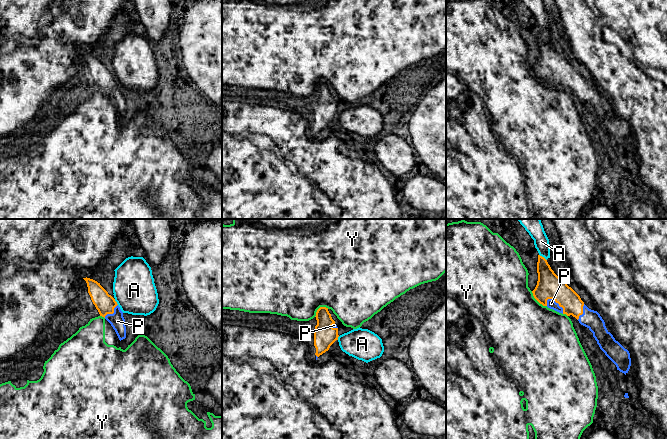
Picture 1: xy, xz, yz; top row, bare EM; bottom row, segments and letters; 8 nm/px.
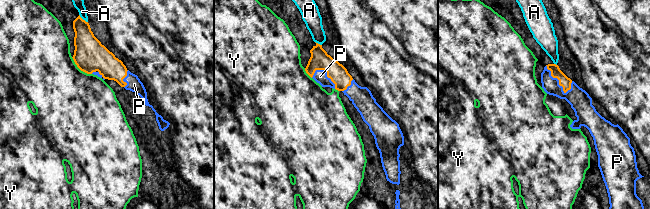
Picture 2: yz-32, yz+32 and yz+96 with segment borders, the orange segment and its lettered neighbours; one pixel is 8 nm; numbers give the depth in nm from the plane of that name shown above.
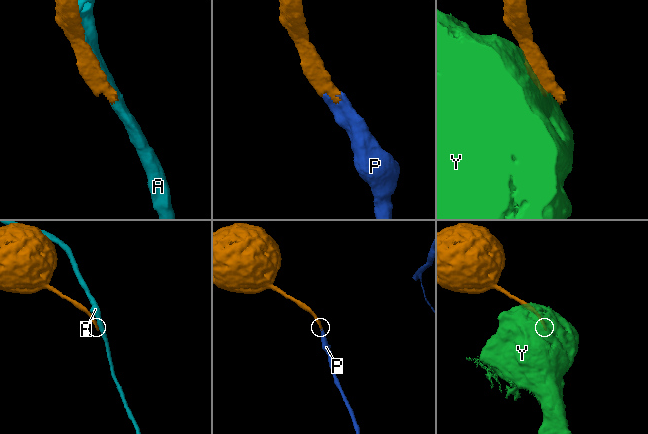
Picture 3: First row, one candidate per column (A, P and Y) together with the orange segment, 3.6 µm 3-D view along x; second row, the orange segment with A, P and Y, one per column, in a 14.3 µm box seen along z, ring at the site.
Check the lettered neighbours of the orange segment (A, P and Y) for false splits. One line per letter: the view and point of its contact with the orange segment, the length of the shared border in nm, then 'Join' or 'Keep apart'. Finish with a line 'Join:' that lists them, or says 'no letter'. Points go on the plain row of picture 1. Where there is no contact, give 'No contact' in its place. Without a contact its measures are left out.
A: Touches orange at yz (543, 33). Shared border 80 nm. Keep apart
P: Touches orange at yz (557, 78). Shared border 180 nm. Join
Y: Touches orange at yz (537, 76). Shared border 180 nm. Keep apart
Join: P

